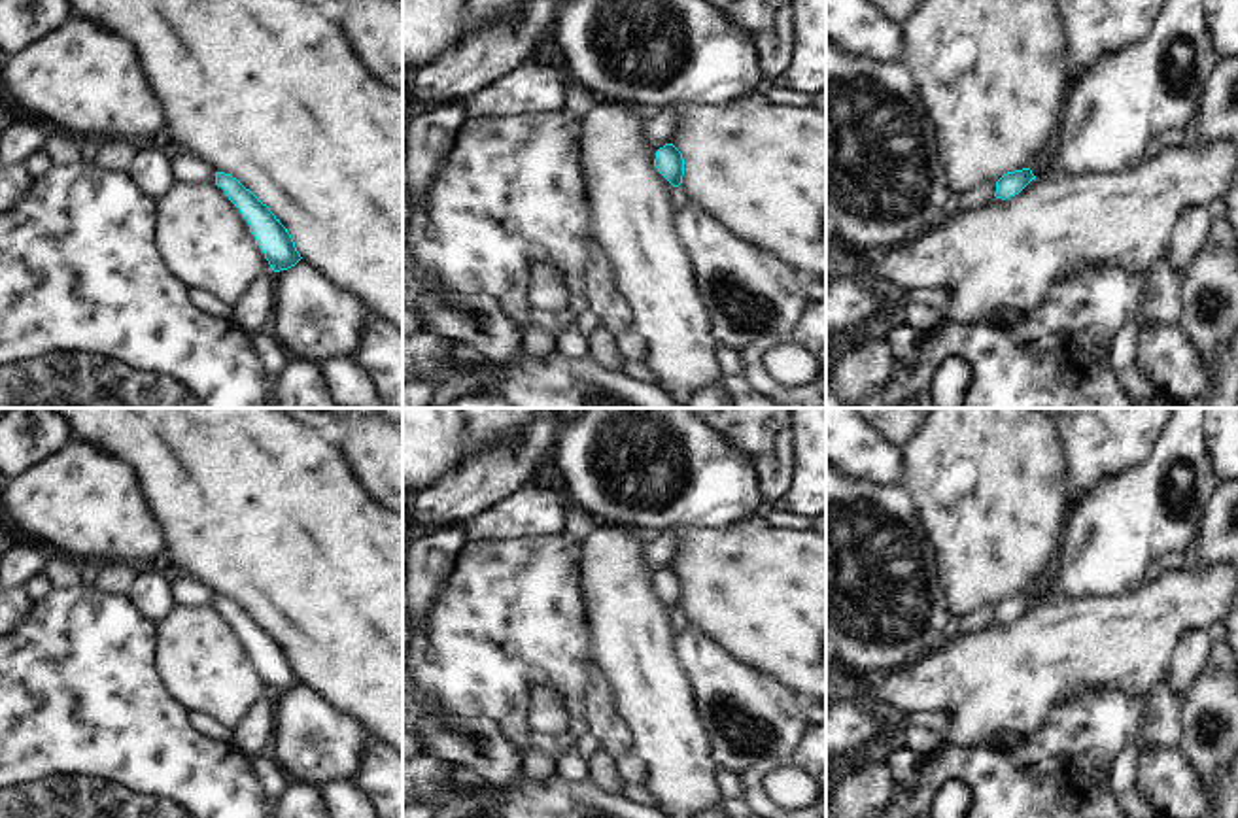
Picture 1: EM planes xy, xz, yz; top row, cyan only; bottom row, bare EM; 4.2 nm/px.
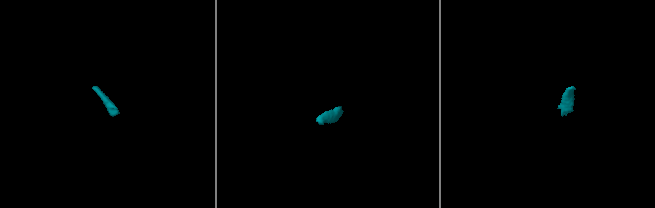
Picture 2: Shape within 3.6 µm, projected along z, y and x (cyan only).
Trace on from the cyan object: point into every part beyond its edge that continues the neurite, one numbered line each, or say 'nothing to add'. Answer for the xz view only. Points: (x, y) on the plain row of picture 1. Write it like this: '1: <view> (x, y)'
nothing to add

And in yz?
1: yz (1049, 590)

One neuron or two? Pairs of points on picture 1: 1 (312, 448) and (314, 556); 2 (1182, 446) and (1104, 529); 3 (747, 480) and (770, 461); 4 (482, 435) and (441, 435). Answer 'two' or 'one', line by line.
1: one
2: one
3: two
4: two

